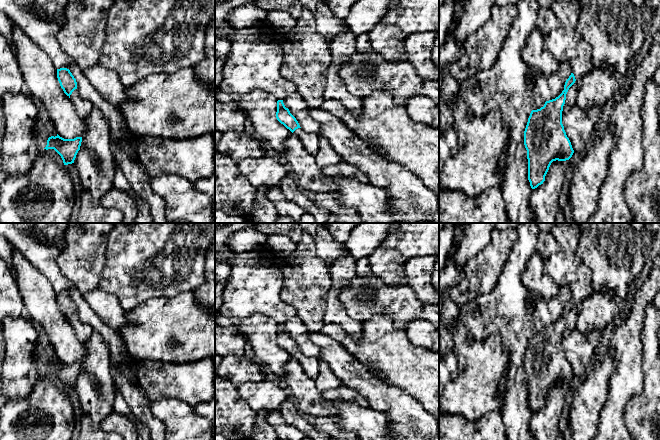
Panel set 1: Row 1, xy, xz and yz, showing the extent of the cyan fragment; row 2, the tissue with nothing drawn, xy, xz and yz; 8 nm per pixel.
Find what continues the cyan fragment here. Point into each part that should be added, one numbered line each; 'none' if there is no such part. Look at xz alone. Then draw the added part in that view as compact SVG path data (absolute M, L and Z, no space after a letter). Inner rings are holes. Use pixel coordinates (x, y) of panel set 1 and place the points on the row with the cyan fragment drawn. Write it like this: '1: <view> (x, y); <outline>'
1: xz (310, 141); M302 128L296 129L293 135L297 136L303 146L312 154L315 155L319 149L319 135L316 133L309 133L304 131Z

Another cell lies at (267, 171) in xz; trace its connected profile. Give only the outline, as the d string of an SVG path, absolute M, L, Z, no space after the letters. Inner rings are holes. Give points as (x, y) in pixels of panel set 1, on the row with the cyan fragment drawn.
M266 154L260 158L247 158L238 163L243 176L256 188L263 186L278 187L288 175L289 168L275 157Z

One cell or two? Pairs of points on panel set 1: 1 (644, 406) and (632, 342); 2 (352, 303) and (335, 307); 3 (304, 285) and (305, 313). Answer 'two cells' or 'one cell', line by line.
1: two cells
2: two cells
3: one cell

